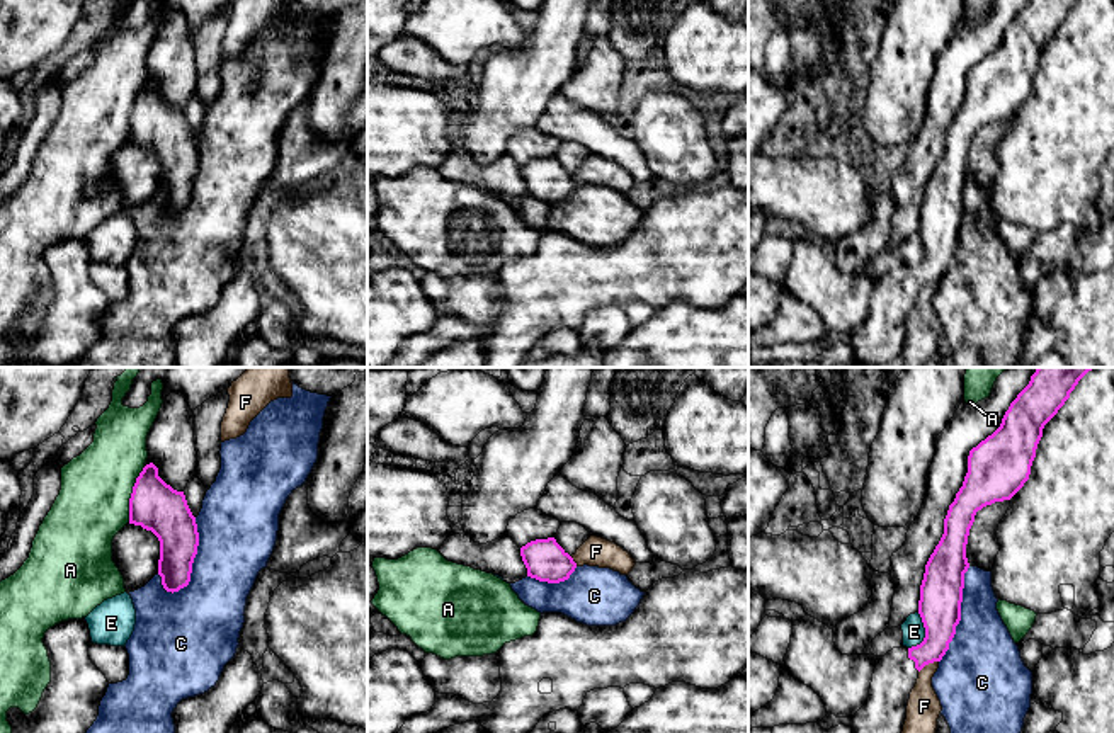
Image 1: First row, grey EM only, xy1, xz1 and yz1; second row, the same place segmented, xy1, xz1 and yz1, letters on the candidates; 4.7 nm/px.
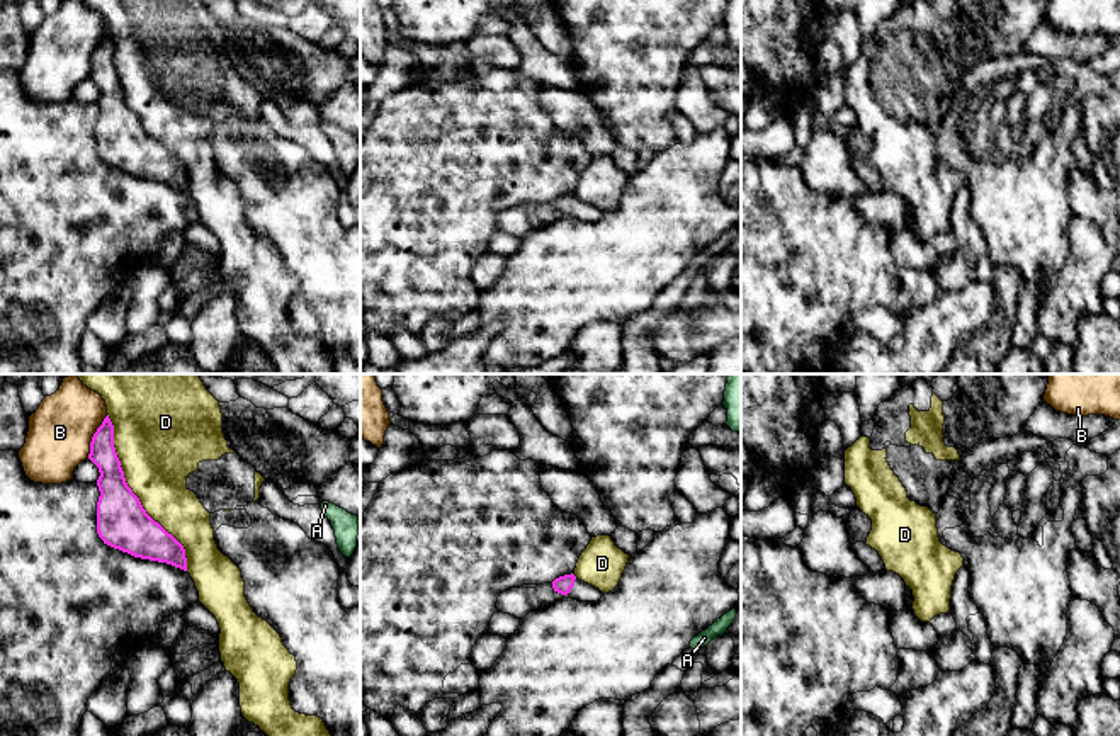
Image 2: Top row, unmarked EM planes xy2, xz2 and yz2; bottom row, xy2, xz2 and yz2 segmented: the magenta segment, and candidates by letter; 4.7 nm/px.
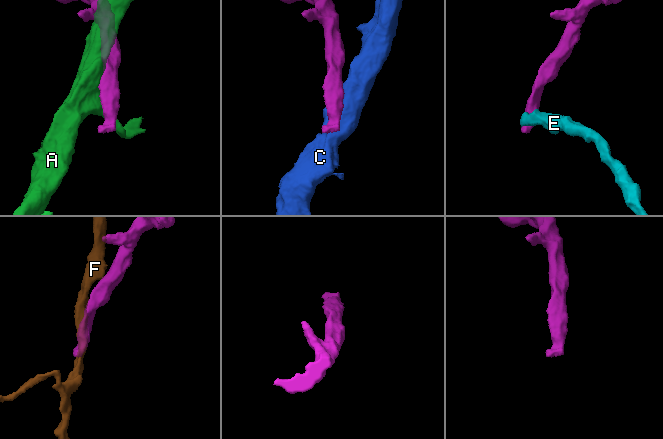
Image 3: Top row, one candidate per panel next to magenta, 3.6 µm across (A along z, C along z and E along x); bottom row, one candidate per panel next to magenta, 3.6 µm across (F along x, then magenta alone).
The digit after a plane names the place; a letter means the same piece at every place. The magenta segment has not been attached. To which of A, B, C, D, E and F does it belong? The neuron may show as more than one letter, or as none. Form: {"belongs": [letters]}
{"belongs": []}

